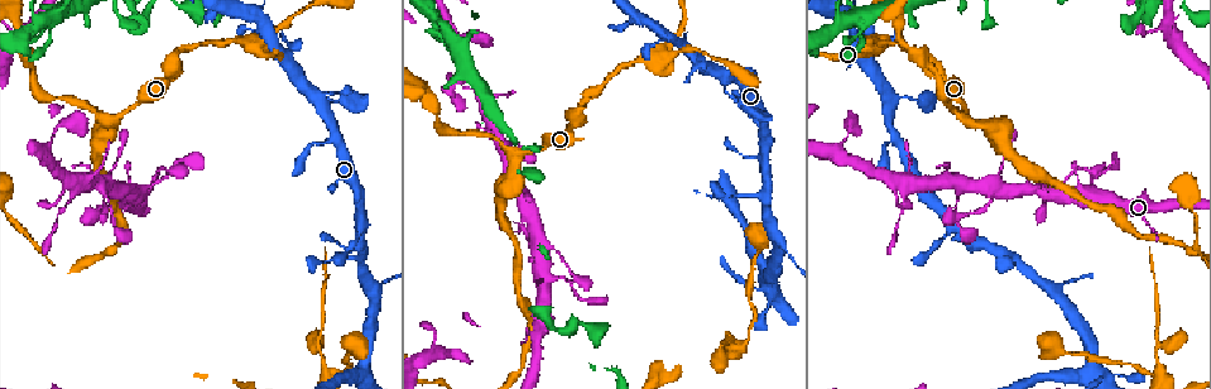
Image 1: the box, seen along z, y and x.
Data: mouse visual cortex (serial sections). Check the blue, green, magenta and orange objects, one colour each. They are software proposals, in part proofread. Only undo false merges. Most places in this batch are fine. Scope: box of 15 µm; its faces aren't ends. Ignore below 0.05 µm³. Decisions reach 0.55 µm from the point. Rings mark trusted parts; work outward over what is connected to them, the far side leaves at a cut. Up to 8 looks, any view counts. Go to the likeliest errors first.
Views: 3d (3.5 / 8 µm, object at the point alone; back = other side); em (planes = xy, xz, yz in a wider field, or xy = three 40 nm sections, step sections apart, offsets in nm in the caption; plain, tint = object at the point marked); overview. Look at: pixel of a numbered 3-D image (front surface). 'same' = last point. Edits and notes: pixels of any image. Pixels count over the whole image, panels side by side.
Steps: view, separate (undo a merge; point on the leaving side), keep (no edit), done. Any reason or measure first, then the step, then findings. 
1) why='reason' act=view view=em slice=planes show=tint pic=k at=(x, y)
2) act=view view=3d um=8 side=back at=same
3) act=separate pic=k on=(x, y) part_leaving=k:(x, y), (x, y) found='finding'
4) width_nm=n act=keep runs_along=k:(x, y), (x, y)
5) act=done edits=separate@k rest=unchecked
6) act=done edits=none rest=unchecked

why='calibre changes' act=view view=3d um=3.5 pic=1 at=(259, 47)

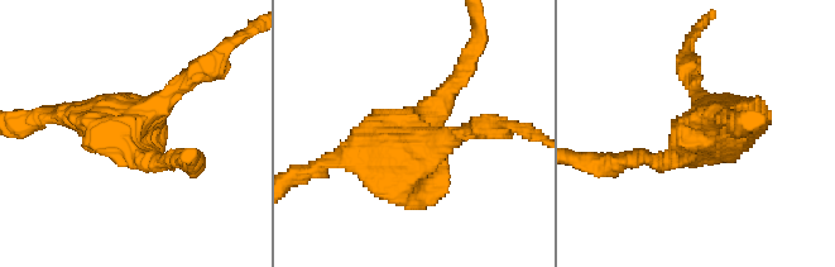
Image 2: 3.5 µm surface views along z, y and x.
act=view view=em slice=planes show=plain pic=2 at=(406, 130)

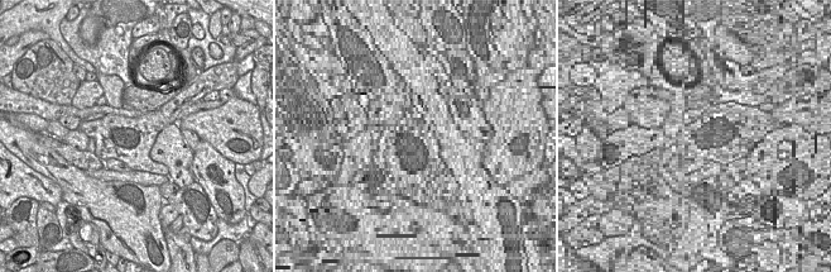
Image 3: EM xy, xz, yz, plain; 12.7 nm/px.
why='with the object marked' act=view view=em slice=planes show=tint at=same

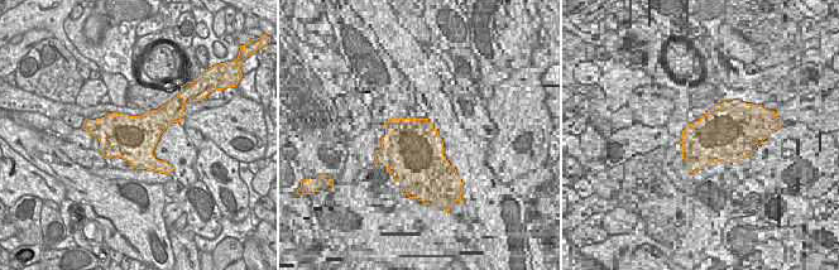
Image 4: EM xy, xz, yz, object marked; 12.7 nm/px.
act=keep runs_along=2:(312, 170), (464, 130) found='continuous, no second cell'

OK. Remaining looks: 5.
why='narrows sharply' act=view view=3d um=3.5 pic=1 at=(50, 27)

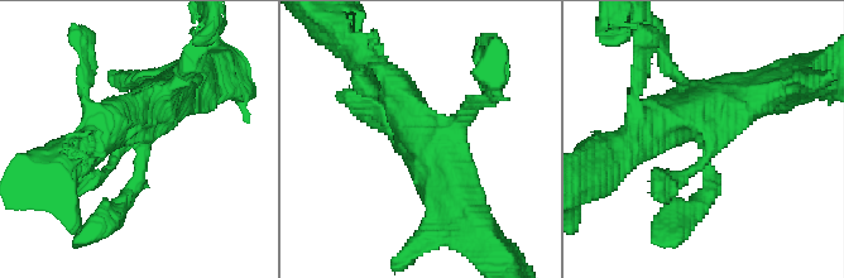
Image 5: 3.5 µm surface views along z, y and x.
why='shape alone is not enough' act=view view=em slice=planes show=tint pic=5 at=(147, 133)

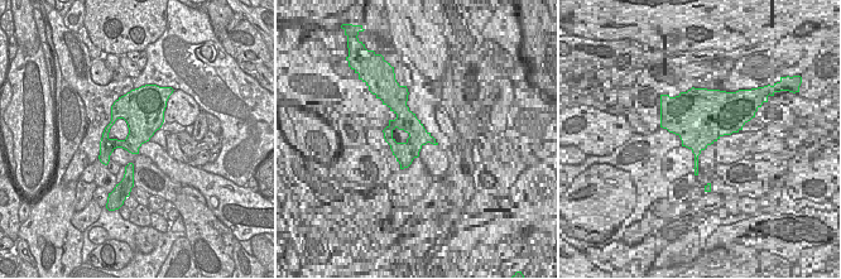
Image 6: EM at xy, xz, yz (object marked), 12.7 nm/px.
act=keep runs_along=5:(694, 210), (709, 190), (713, 113), (758, 94) found='continuous, no second cell'

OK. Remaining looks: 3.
act=view view=3d um=3.5 pic=1 at=(176, 158)

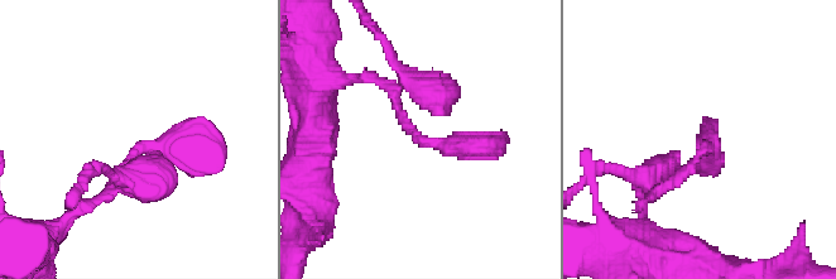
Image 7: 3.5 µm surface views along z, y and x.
act=keep runs_along=7:(390, 91), (424, 143), (507, 136) found='one cell here'

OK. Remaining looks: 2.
act=done edits=none rest=unchecked

